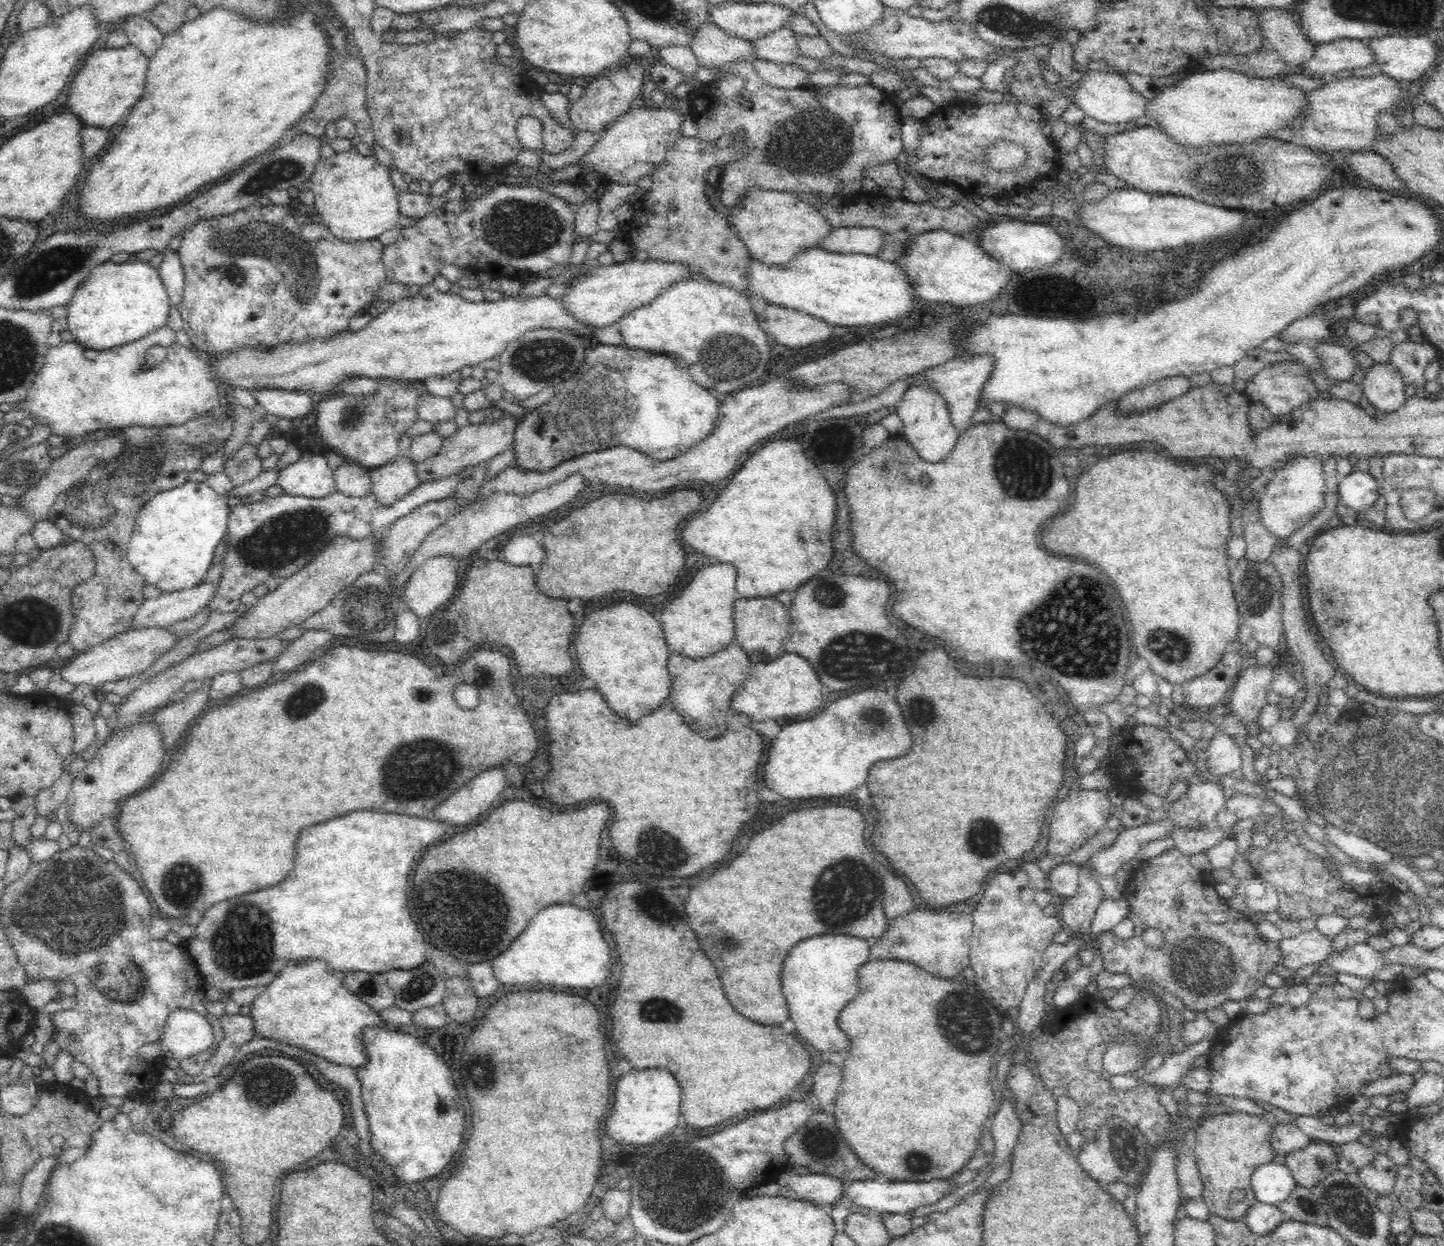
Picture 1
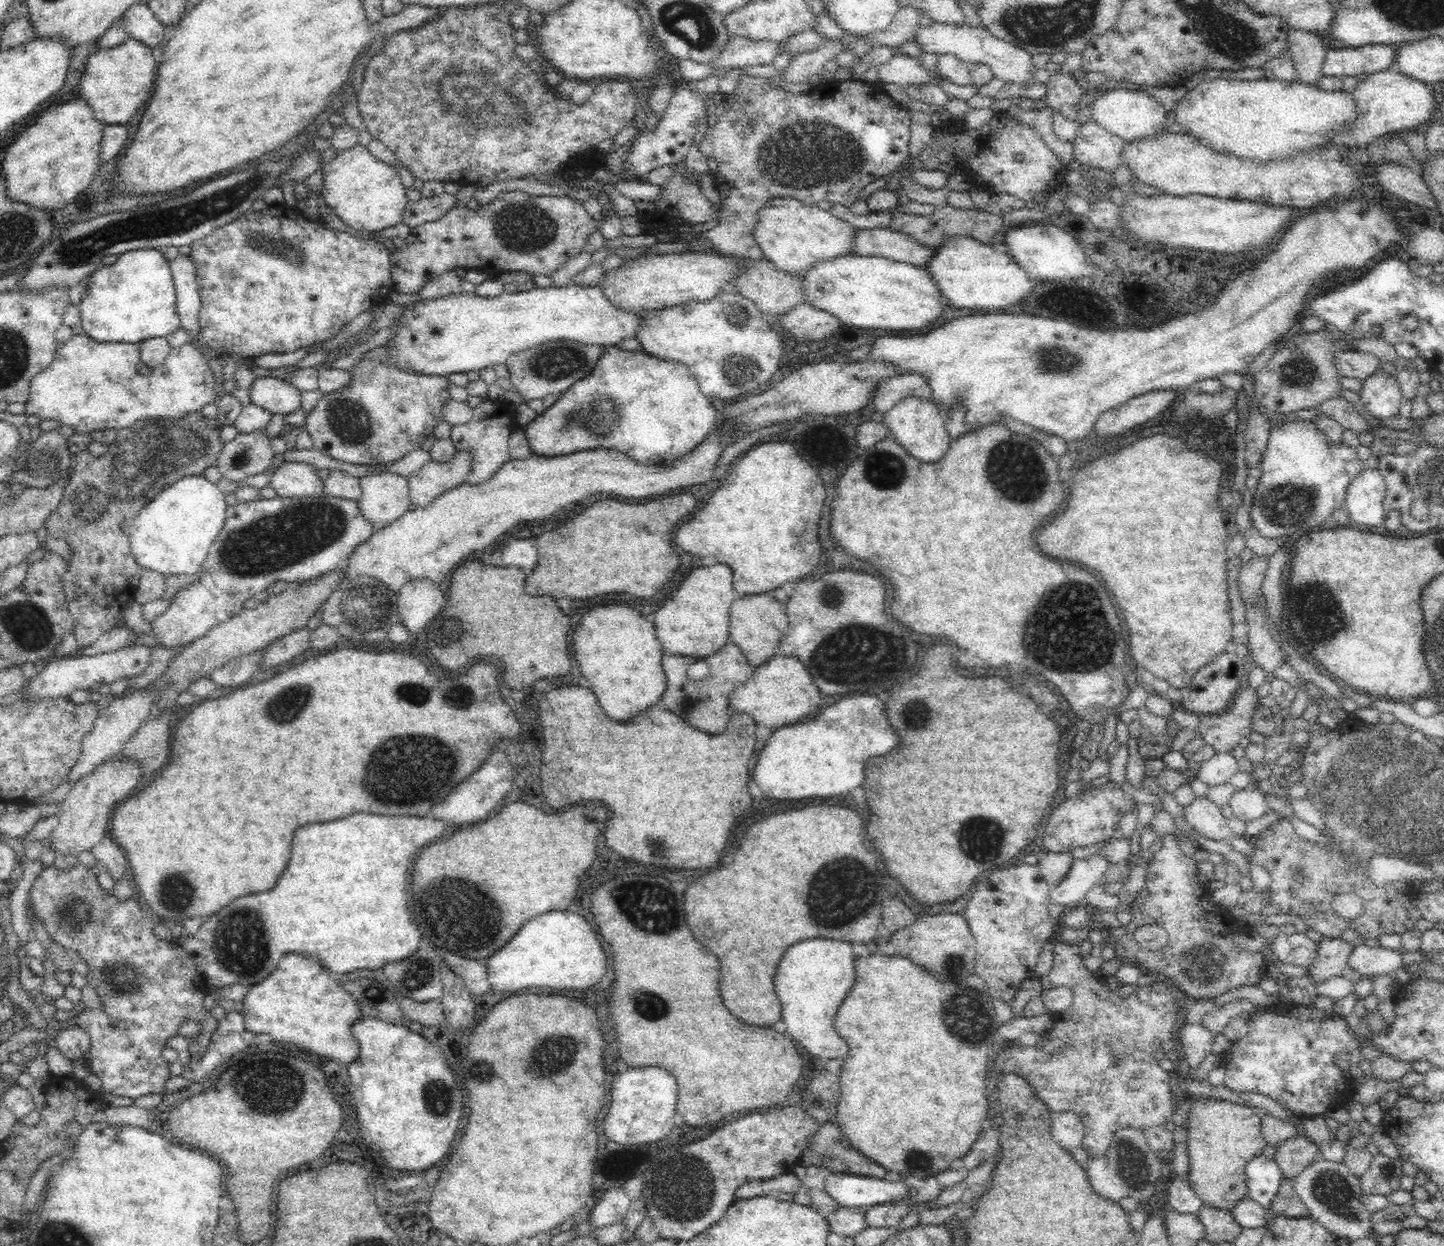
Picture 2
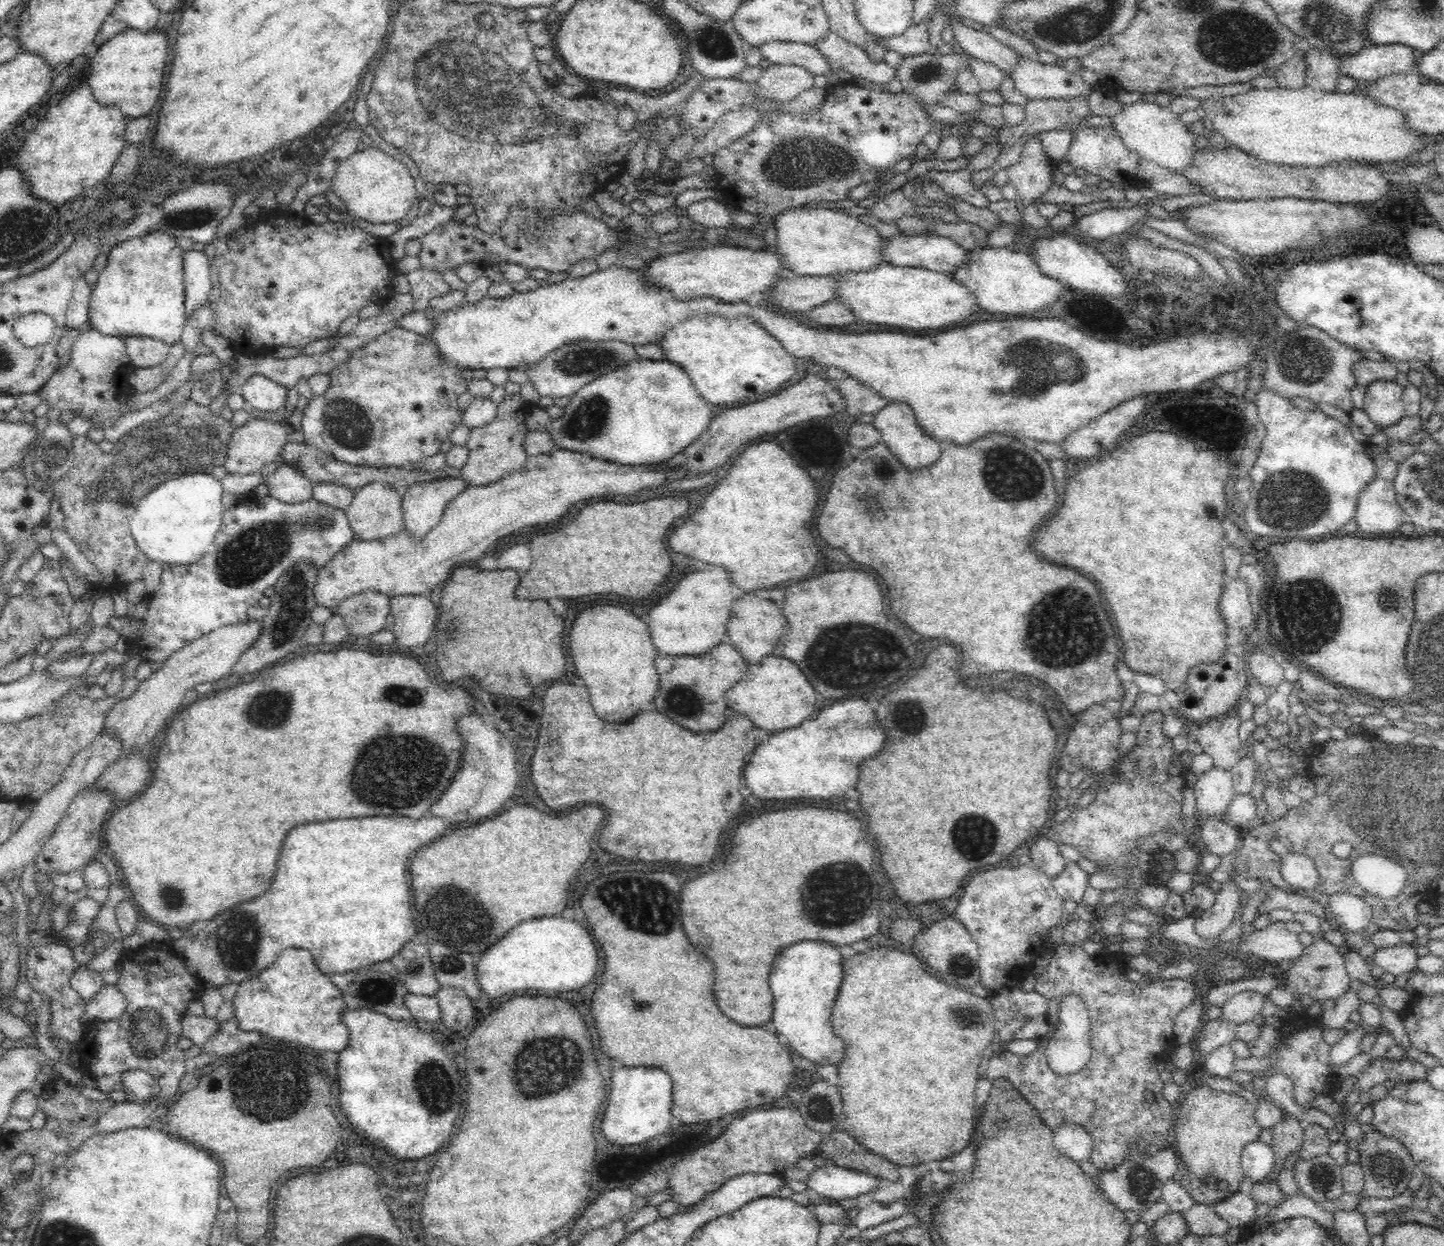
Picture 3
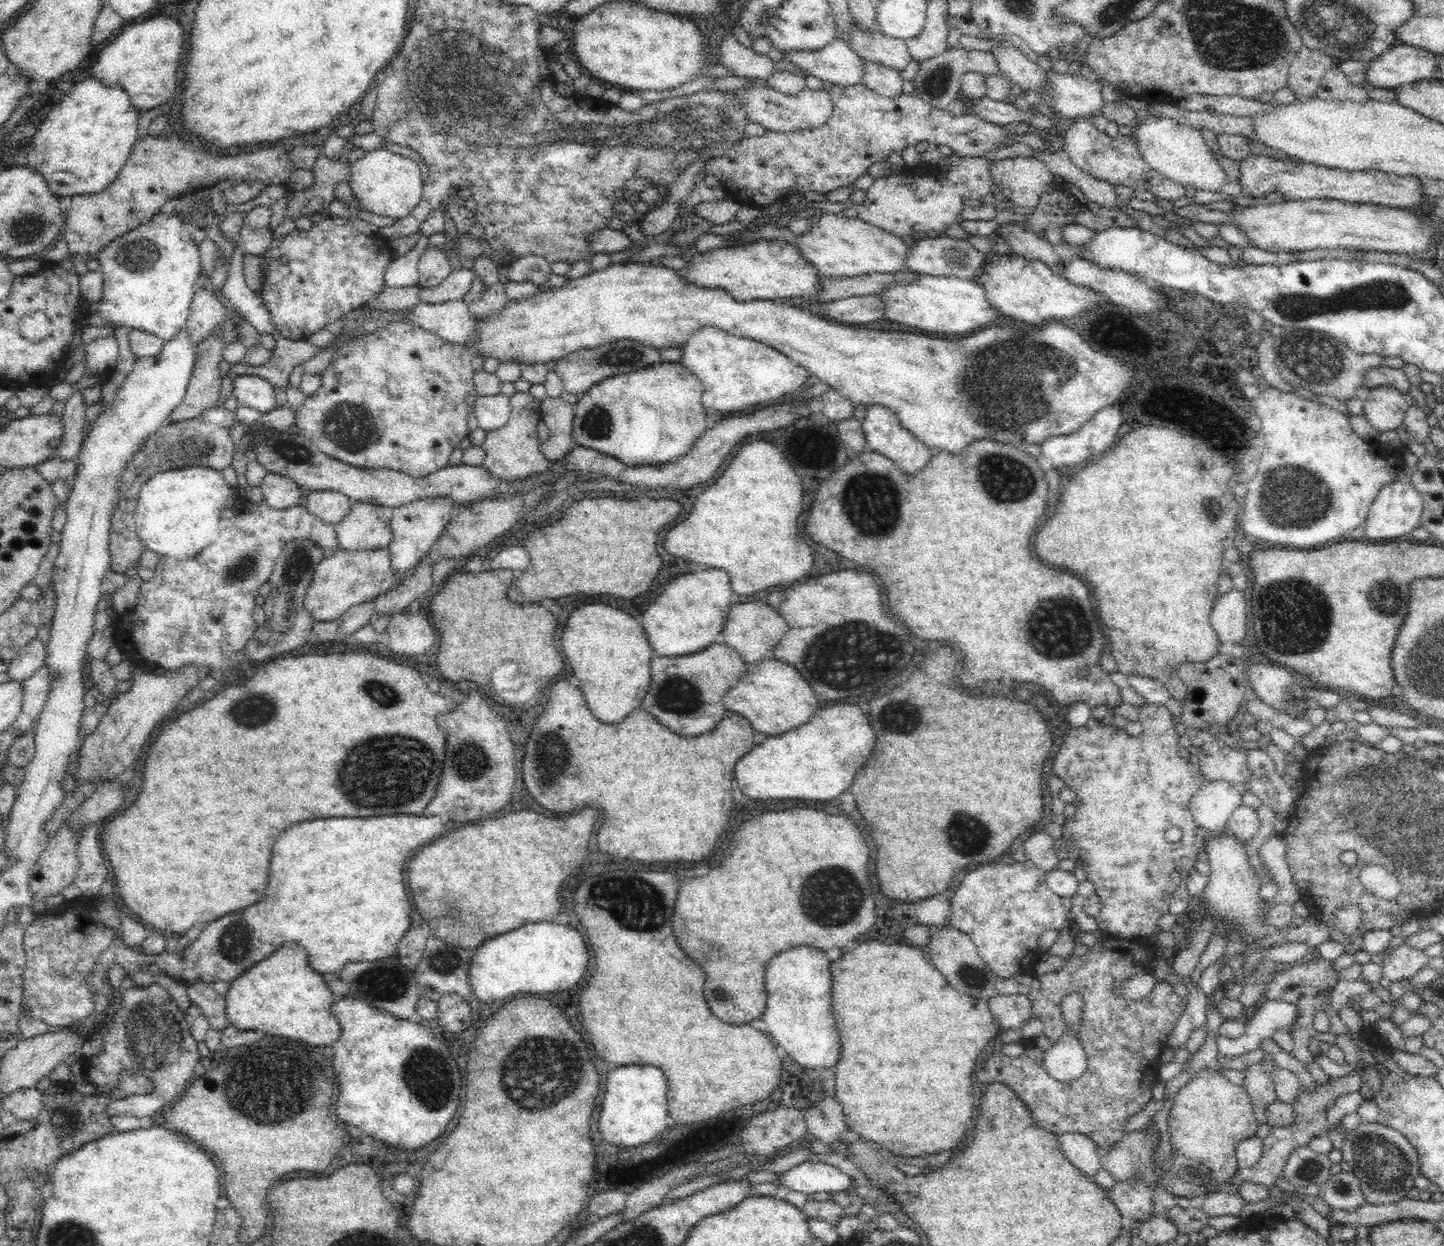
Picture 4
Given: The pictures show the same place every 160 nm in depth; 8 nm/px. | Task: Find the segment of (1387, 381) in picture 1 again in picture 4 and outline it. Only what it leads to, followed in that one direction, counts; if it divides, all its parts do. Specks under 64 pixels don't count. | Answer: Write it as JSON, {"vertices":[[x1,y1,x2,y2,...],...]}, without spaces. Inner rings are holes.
{"vertices":[[1392,385,1370,389,1368,398,1363,401,1363,412,1373,428,1386,433,1398,430,1403,424,1408,404,1403,394]]}

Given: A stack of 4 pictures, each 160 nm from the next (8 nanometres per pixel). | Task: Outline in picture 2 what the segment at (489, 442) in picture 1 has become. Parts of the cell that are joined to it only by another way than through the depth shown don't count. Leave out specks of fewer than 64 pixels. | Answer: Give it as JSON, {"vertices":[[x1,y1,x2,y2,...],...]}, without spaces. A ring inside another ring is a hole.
{"vertices":[[457,452,451,461,428,463,407,478,411,508,429,505,438,495,465,483,471,469,470,452]]}

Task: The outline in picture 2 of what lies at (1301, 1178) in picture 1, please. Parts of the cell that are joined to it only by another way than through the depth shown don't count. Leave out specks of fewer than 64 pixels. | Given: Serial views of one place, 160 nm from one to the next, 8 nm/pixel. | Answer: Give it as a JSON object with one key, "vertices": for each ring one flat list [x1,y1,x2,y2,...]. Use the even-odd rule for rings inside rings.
{"vertices":[[1302,1133,1276,1144,1272,1160,1284,1177,1292,1179,1304,1170,1304,1166,1323,1158,1318,1147,1310,1143]]}

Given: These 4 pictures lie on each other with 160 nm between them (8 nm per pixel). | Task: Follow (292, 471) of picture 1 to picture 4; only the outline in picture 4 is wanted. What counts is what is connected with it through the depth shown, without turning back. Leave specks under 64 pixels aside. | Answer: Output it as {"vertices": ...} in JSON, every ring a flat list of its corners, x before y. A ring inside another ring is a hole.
{"vertices":[[267,472,264,477,259,487,266,505,278,510,300,505,300,485,274,473]]}

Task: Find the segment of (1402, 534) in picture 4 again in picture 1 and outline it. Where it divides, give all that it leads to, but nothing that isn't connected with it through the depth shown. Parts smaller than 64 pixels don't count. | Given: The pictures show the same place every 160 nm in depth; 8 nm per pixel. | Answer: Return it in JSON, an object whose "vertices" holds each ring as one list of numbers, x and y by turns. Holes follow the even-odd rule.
{"vertices":[[1355,469,1347,476,1340,477,1339,502,1350,509,1350,514,1362,514,1379,500,1377,480,1369,472]]}

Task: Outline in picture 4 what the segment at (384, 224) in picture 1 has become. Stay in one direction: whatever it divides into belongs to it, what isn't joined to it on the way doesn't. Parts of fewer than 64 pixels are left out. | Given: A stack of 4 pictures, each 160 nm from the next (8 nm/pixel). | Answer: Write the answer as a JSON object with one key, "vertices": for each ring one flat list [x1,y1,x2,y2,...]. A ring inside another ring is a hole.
{"vertices":[[385,148,367,151,364,157,351,164,349,184,353,194,357,194,365,210,380,217,398,220,412,214,412,210,422,200,424,183,420,164]]}

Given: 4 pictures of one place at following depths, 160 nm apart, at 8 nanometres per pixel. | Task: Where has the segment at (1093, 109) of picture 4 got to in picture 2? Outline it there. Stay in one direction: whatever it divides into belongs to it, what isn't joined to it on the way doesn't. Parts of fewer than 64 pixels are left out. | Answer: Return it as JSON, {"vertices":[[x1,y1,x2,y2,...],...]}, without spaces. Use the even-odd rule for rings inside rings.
{"vertices":[[933,23,930,27,920,25,913,37,916,42,920,43,924,53,954,54,968,64,982,62,992,69,995,78,1004,80,1006,83,1016,84,1021,88,1027,89,1036,84,1047,86,1052,78,1052,73,1046,67,1033,65,1032,55,1027,50,996,38,988,29,971,25]]}

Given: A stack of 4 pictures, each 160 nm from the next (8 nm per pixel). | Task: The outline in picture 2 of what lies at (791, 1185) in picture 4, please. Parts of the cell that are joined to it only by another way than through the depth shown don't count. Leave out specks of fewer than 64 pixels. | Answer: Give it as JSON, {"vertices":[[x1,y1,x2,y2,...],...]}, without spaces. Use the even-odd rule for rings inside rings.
{"vertices":[[828,1171,824,1191,830,1195,840,1207,851,1210,859,1206,876,1206,886,1202,898,1202,908,1196,907,1184,896,1184,885,1179,846,1174,845,1172]]}

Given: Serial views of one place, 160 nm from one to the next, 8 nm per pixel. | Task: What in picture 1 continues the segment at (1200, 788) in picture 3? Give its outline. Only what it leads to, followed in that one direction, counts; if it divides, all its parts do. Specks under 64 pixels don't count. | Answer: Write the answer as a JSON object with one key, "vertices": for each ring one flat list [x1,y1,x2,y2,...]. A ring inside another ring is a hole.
{"vertices":[[1216,732,1206,748,1208,773,1216,778,1241,768,1241,747,1227,733]]}

